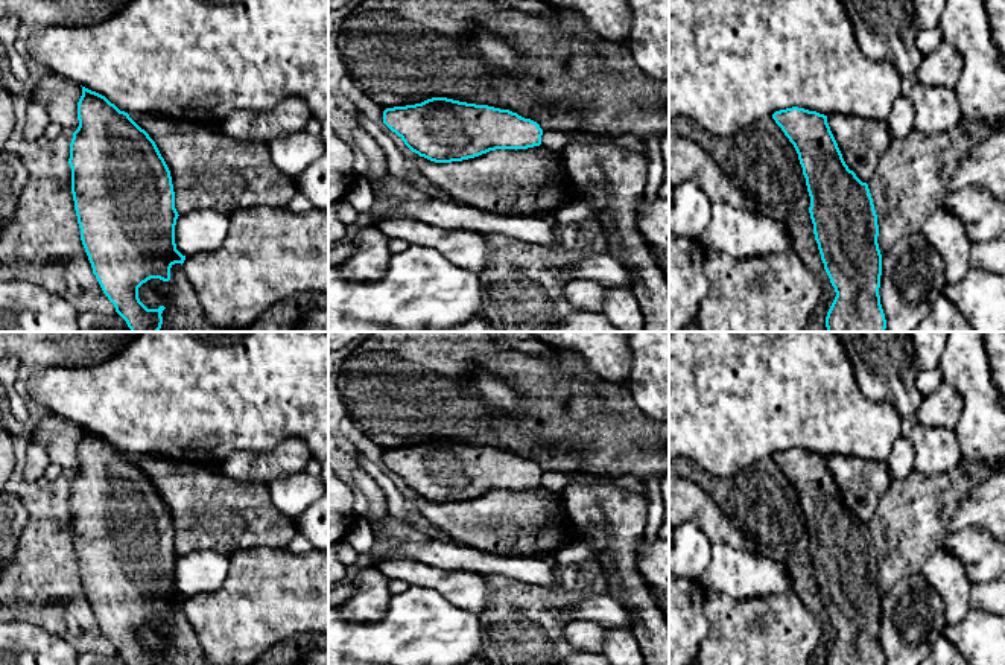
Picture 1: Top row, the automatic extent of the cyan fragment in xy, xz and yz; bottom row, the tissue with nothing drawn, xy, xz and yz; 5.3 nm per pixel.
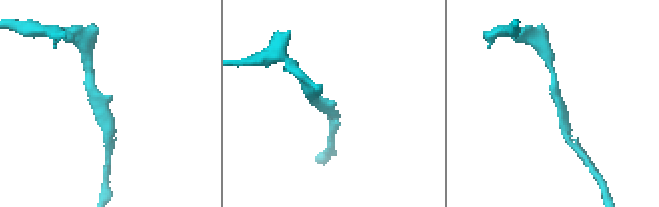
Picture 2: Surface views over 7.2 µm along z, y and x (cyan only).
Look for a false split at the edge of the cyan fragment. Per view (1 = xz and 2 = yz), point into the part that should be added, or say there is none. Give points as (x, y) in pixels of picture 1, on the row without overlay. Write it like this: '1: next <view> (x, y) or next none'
1: next none
2: next none

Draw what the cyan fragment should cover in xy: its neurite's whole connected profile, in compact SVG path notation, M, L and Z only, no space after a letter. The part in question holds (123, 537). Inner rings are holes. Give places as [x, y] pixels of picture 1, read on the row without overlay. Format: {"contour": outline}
{"contour": "M82 428L78 461L79 467L70 484L68 505L81 581L93 615L126 665L163 665L161 654L166 648L147 650L138 639L138 628L151 619L169 622L170 609L185 601L175 584L175 566L179 555L175 549L170 511L149 475L105 437Z"}

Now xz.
{"contour": "M432 438L421 444L386 449L383 464L420 498L452 504L496 490L541 485L543 470L509 450Z"}

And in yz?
{"contour": "M792 447L775 452L772 460L798 495L810 537L809 554L815 581L836 633L826 665L886 665L879 636L882 616L879 566L868 525L862 523L845 505L827 457Z"}

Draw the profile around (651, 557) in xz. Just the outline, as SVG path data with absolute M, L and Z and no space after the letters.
M642 534L636 565L645 583L655 590L654 598L669 601L669 540L657 536L648 542Z

